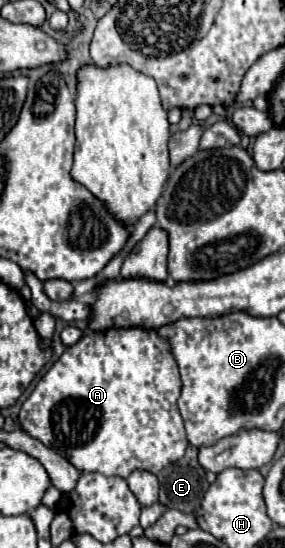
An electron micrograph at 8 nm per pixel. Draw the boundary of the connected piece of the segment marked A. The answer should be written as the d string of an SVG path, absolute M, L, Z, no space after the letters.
M112 328L86 334L74 346L66 348L24 400L18 422L28 436L68 458L80 472L88 470L120 478L128 478L132 470L156 474L180 460L188 448L184 420L176 406L180 390L178 366L166 338L144 328Z

